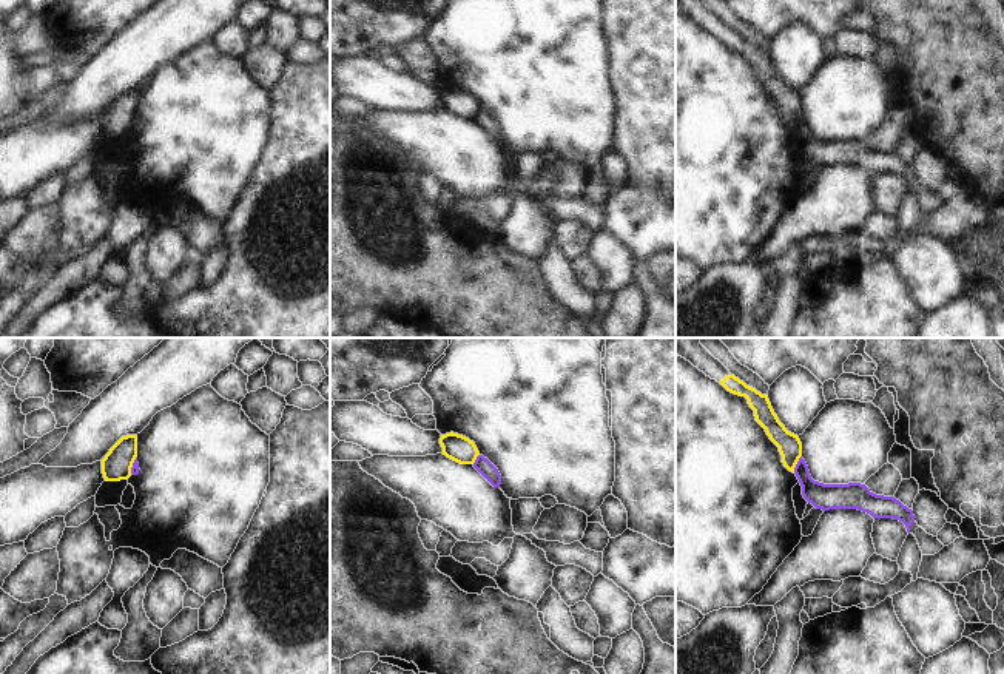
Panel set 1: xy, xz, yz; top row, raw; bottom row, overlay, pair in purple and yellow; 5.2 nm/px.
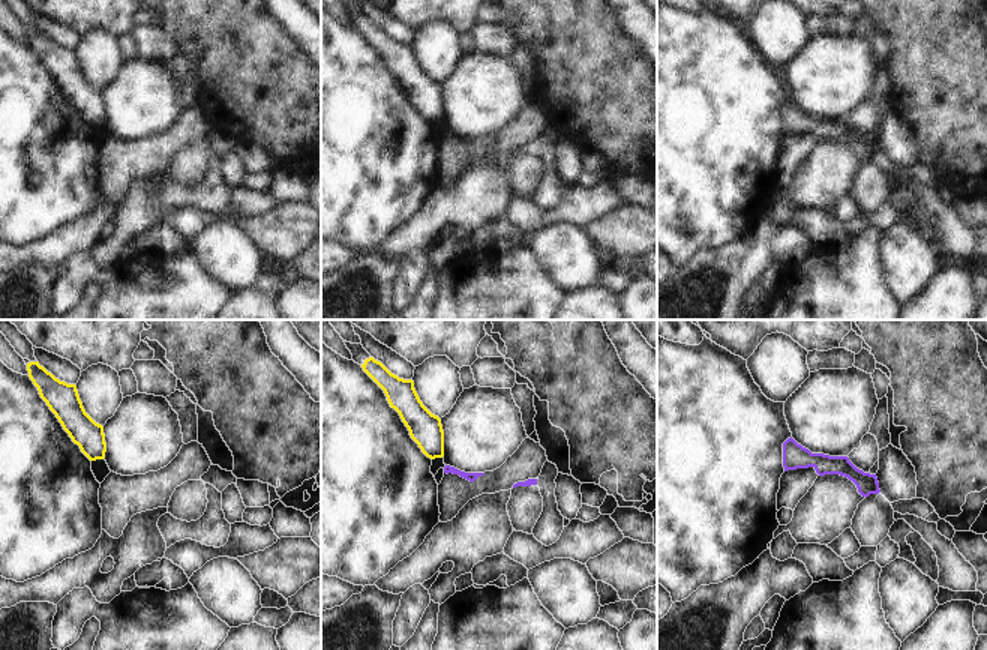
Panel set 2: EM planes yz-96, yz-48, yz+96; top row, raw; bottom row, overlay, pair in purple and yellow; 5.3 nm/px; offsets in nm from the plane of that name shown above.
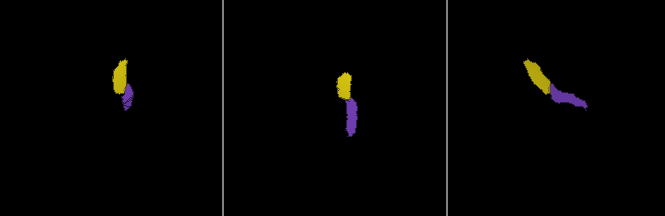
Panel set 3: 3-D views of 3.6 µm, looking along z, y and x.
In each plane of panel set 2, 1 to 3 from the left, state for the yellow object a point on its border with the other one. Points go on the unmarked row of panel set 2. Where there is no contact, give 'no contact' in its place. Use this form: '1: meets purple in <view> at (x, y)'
1: no contact
2: no contact
3: no contact

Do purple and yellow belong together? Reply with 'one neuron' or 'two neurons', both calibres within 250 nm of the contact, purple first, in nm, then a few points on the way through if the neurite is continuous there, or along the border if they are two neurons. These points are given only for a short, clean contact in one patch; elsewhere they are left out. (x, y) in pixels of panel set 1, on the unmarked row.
two neurons | 140/120 nm | along yz (801, 110), (793, 127)

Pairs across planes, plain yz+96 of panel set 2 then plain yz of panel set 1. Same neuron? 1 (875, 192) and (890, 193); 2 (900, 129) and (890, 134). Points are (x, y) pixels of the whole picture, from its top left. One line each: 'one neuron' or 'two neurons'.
1: one neuron
2: two neurons

